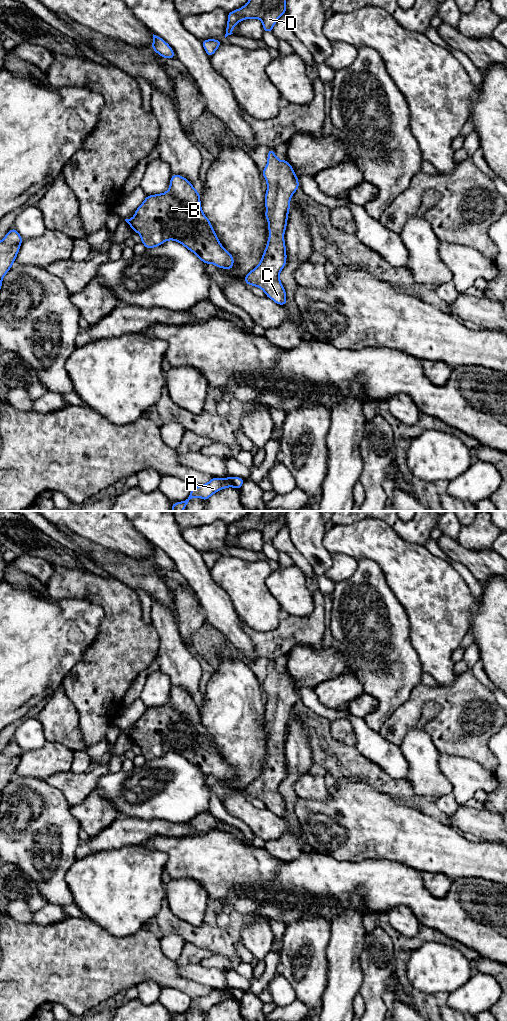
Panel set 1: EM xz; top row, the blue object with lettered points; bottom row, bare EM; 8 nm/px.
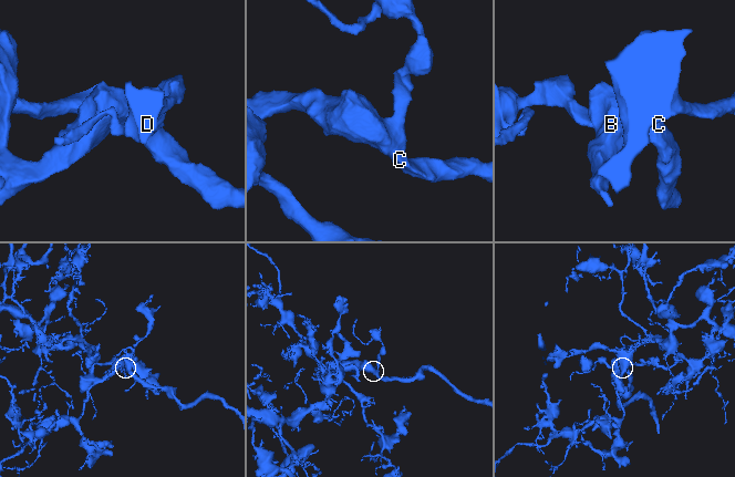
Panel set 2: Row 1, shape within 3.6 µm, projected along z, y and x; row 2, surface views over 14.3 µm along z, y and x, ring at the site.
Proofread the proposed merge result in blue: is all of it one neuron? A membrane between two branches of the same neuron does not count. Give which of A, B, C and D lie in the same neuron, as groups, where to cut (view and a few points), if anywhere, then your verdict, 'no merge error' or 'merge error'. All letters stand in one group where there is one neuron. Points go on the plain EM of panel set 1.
A B C D; no cut; no merge error

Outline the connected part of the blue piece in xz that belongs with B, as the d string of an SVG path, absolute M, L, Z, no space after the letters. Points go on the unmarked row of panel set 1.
M172 687L168 703L146 708L140 719L135 722L135 727L125 733L134 744L140 746L146 761L157 759L167 752L174 752L195 765L206 777L213 775L216 779L227 782L233 779L233 768L219 754L212 736L202 723L200 705L183 688Z

